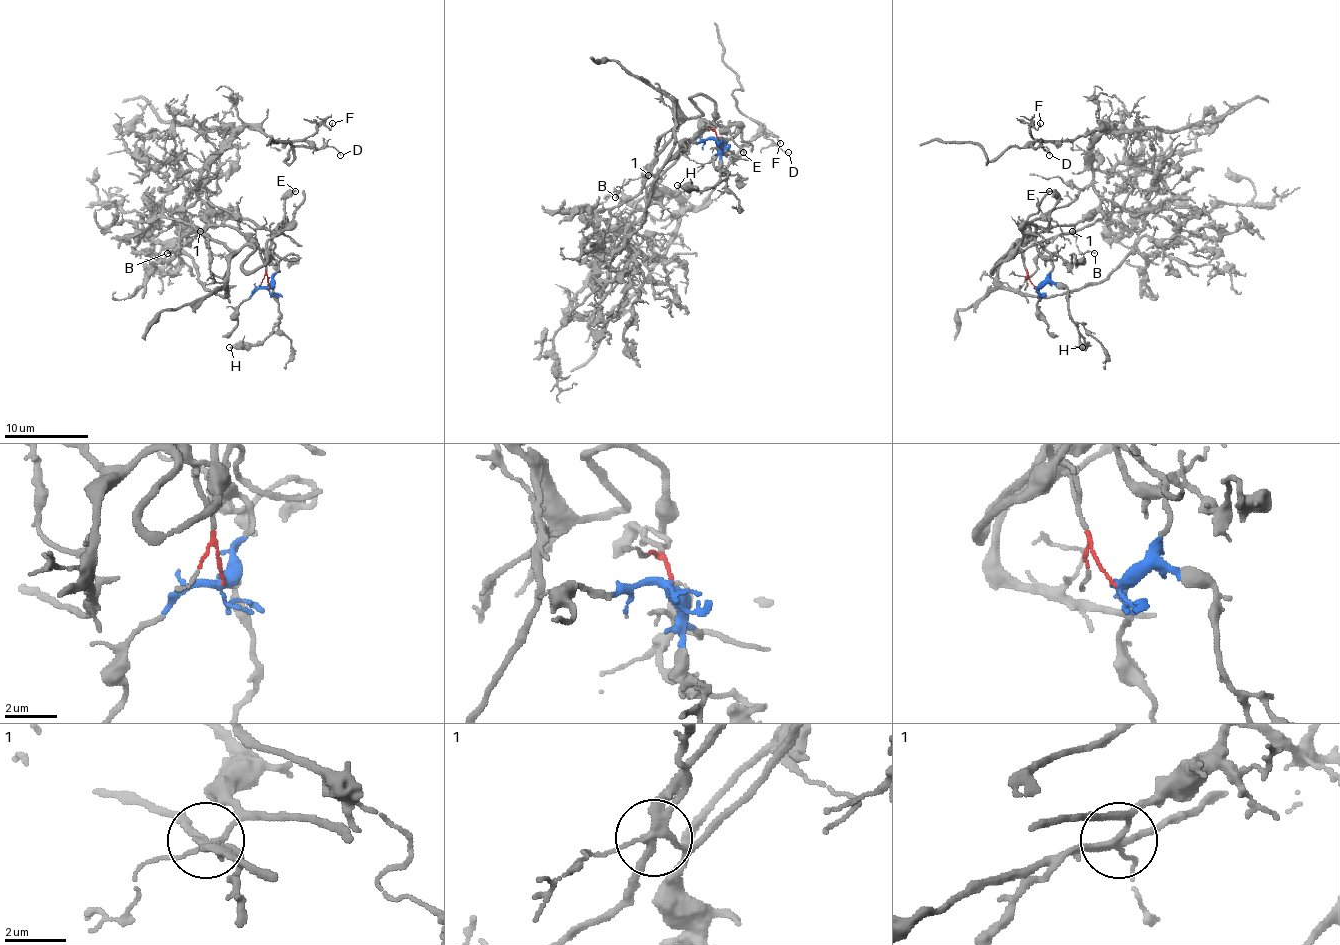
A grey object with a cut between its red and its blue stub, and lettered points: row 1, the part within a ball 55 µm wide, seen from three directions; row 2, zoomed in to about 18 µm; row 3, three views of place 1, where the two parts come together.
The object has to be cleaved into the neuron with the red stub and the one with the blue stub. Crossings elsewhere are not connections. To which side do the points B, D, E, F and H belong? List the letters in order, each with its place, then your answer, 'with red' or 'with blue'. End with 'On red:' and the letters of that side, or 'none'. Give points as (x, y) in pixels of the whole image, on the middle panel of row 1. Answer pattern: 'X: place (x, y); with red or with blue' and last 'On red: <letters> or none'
B: place (615, 197); with red
D: place (788, 152); with red
E: place (743, 152); with blue
F: place (780, 143); with red
H: place (677, 185); with blue
On red: B, D, F

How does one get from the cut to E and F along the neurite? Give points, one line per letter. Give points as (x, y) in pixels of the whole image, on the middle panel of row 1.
E: (717, 139), (723, 154), (719, 139), (731, 152), (733, 160), (744, 152)
F: (717, 139), (706, 123), (648, 196), (673, 194), (685, 206), (698, 206), (754, 137), (767, 133), (779, 144)

